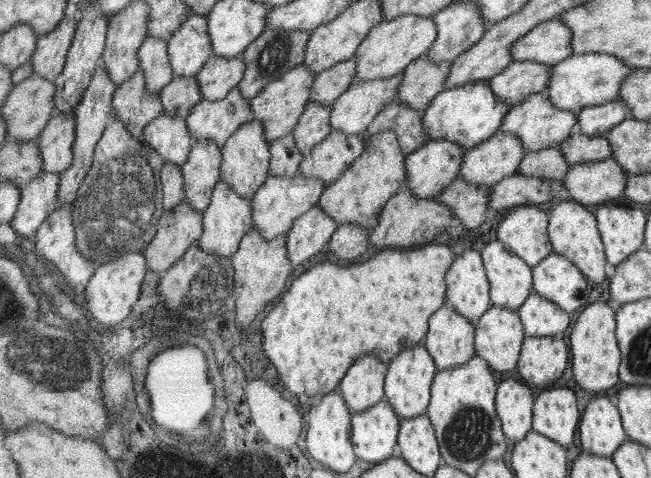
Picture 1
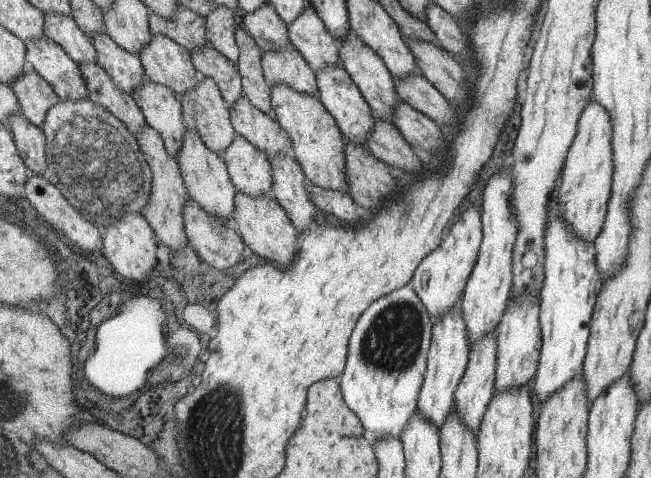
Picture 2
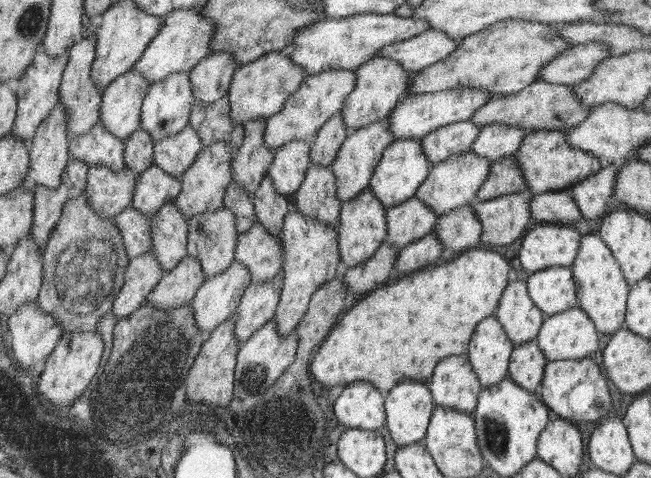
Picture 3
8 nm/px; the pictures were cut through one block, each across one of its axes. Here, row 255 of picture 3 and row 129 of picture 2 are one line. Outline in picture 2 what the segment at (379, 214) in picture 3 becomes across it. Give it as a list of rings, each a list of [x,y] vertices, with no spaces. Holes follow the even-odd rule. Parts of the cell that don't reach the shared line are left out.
[[[326,66],[315,72],[316,82],[319,85],[319,100],[331,113],[332,118],[339,124],[343,131],[343,138],[352,144],[364,144],[375,126],[376,117],[372,114],[370,104],[363,97],[362,91],[356,86],[354,79],[342,66]]]

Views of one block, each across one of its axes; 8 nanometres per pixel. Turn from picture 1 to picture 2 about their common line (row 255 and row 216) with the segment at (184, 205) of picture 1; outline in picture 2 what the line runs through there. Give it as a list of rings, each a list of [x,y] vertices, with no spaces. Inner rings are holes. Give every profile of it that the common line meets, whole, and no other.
[[[144,124],[140,130],[136,132],[136,138],[140,143],[143,153],[147,155],[147,161],[152,167],[152,194],[150,202],[146,206],[146,218],[151,226],[155,228],[156,236],[164,246],[168,246],[170,250],[184,250],[188,245],[186,231],[184,230],[184,206],[188,202],[189,192],[184,184],[183,174],[180,172],[179,163],[176,162],[174,156],[169,155],[163,143],[163,138],[148,124]]]

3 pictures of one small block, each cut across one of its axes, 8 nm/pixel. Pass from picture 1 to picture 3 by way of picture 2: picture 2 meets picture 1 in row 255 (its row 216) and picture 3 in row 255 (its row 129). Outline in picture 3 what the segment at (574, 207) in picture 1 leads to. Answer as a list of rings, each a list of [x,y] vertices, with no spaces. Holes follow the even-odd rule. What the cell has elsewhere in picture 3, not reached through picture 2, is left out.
[[[586,231],[583,242],[580,243],[579,256],[576,256],[572,268],[575,288],[579,290],[580,308],[591,317],[598,332],[614,335],[624,322],[624,314],[627,314],[626,298],[629,298],[628,292],[631,292],[619,261],[602,237]]]

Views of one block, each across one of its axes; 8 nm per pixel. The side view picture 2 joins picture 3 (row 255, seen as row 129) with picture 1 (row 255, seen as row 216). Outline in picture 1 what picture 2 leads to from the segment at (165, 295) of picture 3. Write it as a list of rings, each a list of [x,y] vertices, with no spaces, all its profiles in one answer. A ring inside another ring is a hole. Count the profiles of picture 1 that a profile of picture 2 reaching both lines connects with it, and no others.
[[[219,181],[207,210],[203,213],[203,234],[197,241],[200,248],[207,253],[230,257],[238,250],[243,236],[253,228],[254,208],[251,199],[247,199],[235,190],[226,181]]]

